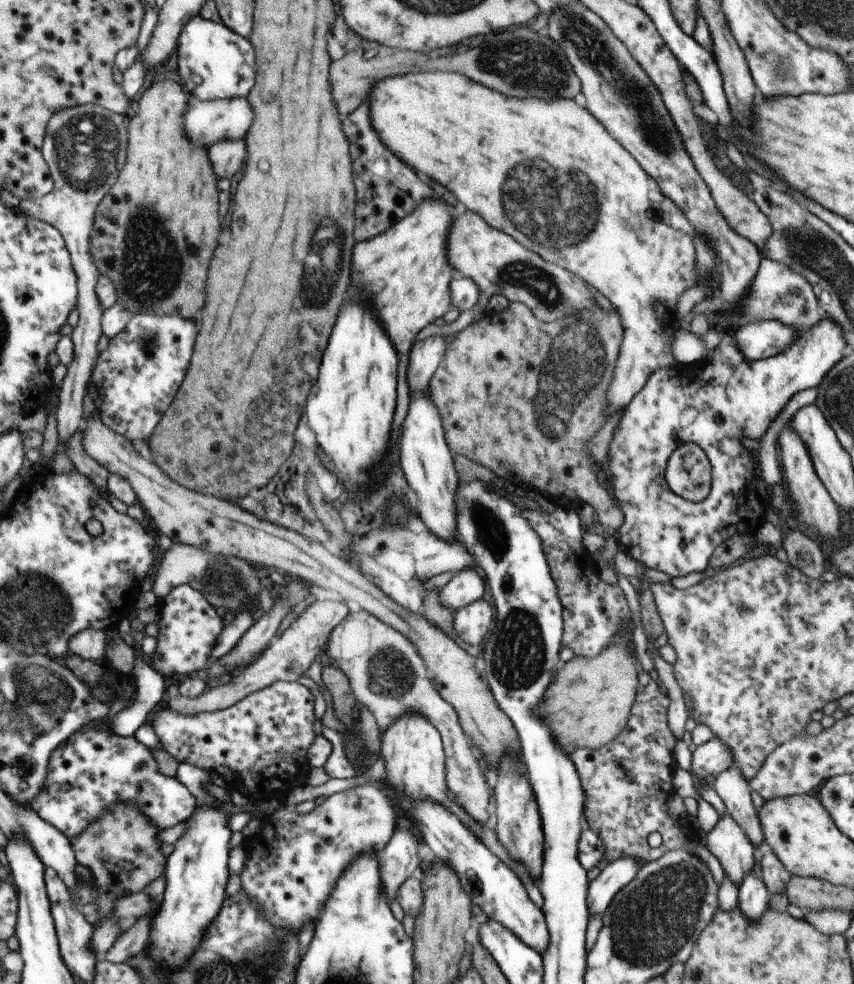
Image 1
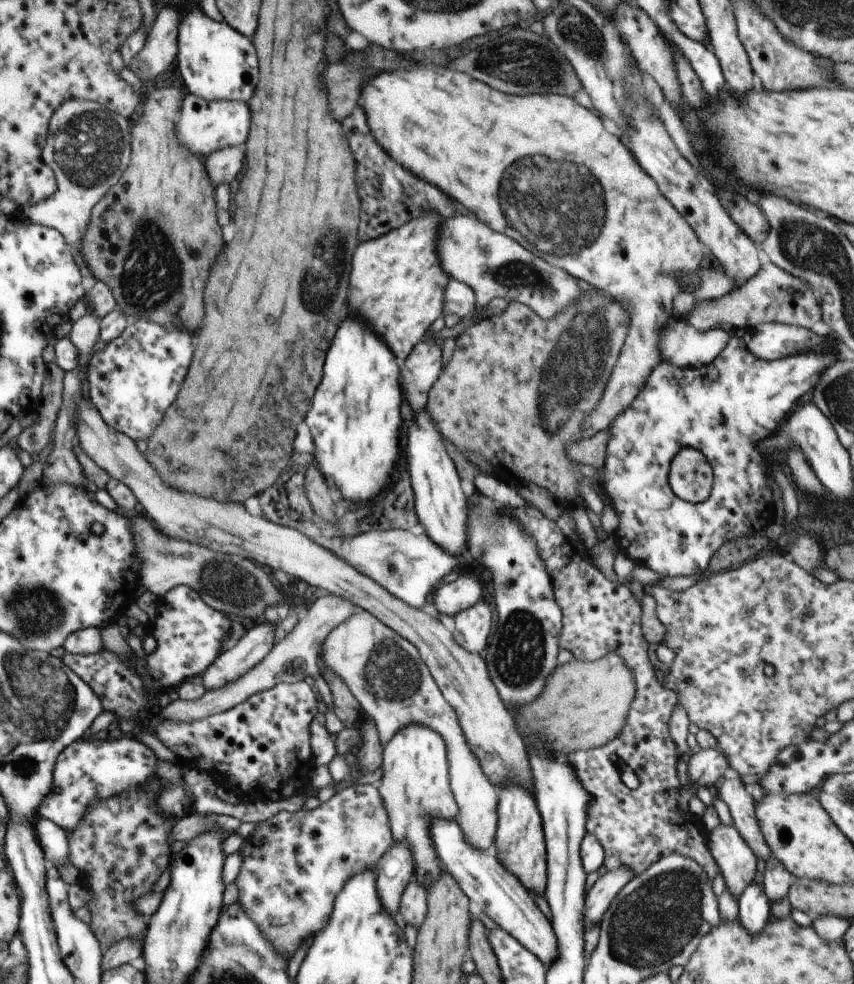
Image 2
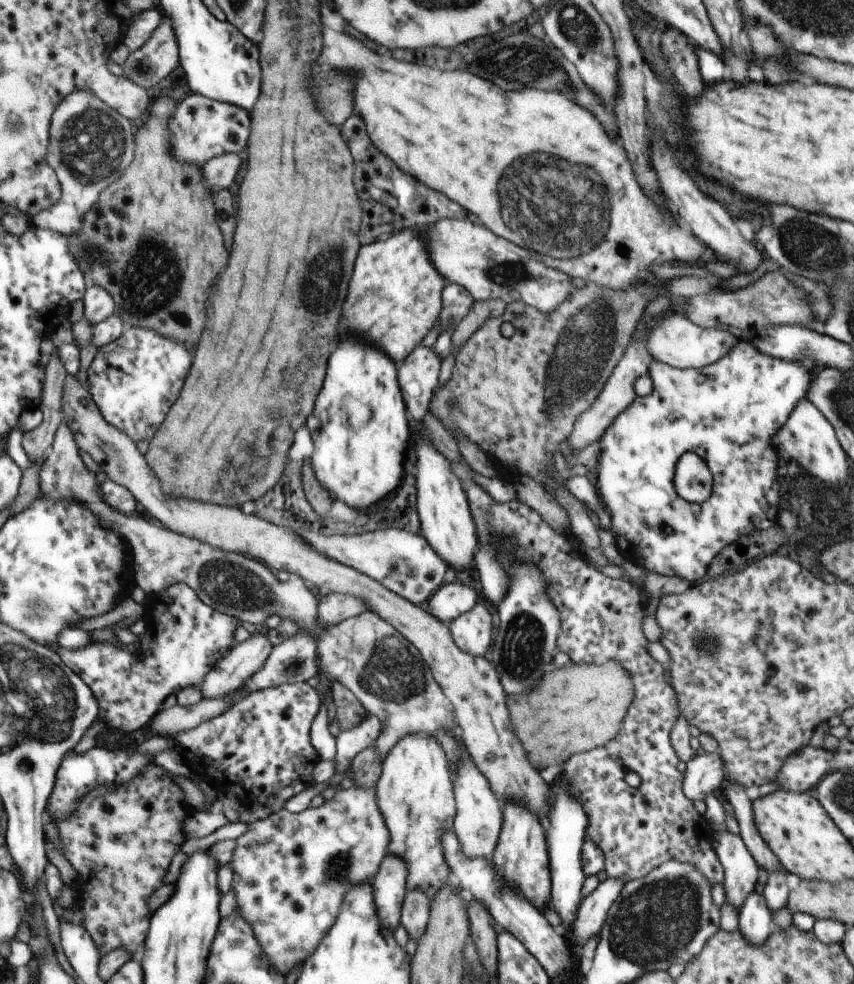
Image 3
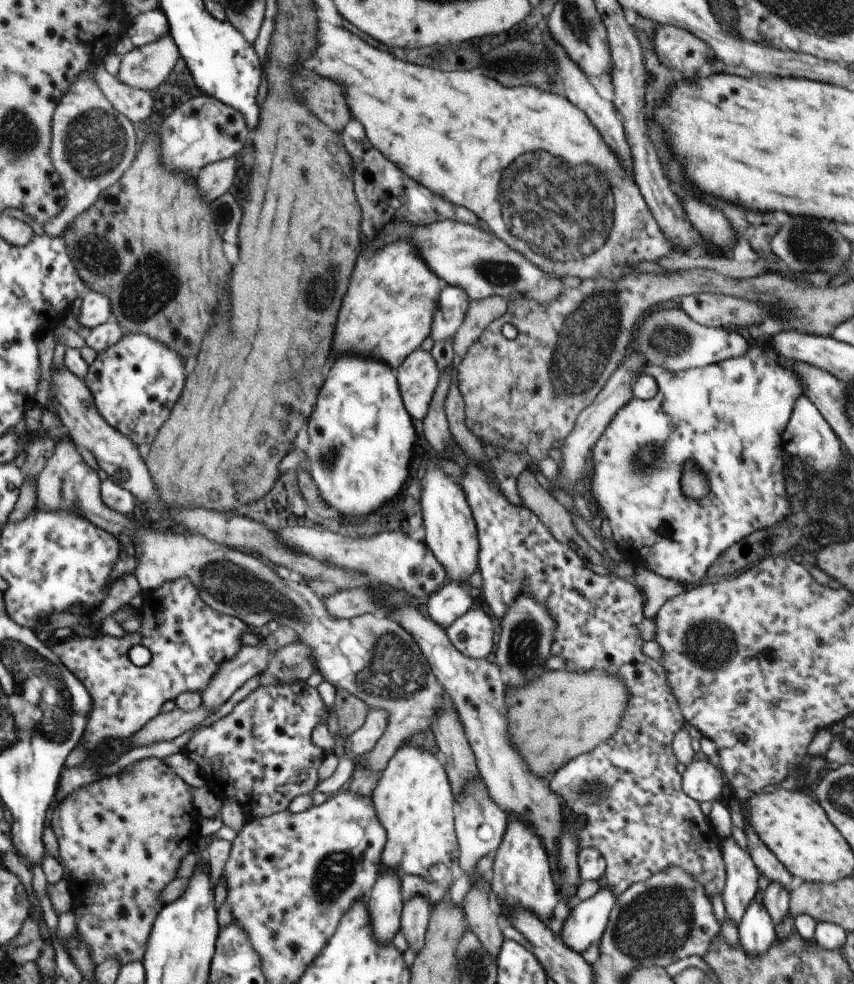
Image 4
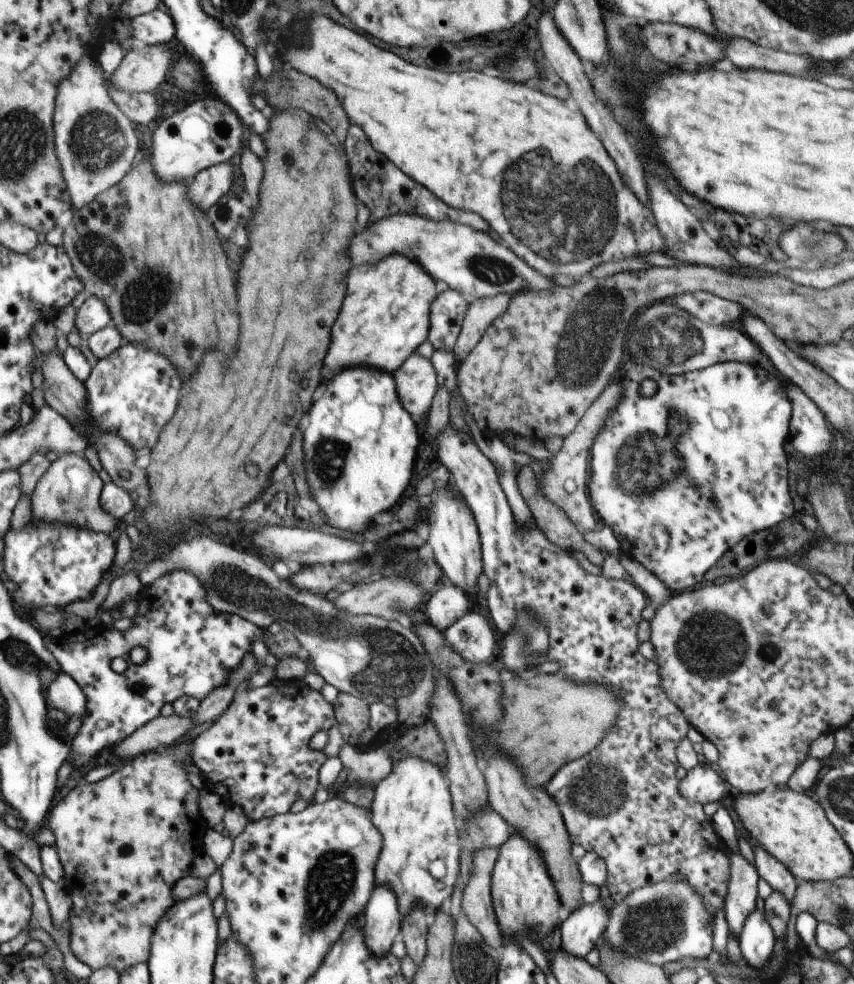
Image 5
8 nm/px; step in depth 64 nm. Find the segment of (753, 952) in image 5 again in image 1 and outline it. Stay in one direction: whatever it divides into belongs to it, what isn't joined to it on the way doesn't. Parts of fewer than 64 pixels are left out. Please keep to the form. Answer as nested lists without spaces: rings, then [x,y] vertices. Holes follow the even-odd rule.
[[[750,872],[739,883],[737,908],[750,921],[758,921],[769,908],[771,893],[766,889],[763,880]]]

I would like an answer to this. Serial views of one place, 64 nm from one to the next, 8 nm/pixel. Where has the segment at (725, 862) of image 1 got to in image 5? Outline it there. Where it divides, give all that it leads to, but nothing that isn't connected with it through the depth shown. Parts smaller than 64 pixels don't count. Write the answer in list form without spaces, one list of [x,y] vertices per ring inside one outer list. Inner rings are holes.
[[[728,850],[728,858],[730,858],[730,882],[723,910],[730,934],[736,940],[740,940],[740,932],[744,928],[746,918],[752,916],[752,912],[756,910],[757,884],[760,877],[757,868],[741,853],[730,853]]]

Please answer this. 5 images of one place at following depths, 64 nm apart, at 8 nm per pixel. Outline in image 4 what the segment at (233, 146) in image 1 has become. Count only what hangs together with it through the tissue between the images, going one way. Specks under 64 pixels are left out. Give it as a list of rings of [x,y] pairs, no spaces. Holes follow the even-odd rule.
[[[227,158],[204,166],[194,175],[198,181],[200,196],[209,203],[218,200],[232,188],[236,170],[238,170],[236,158]]]

